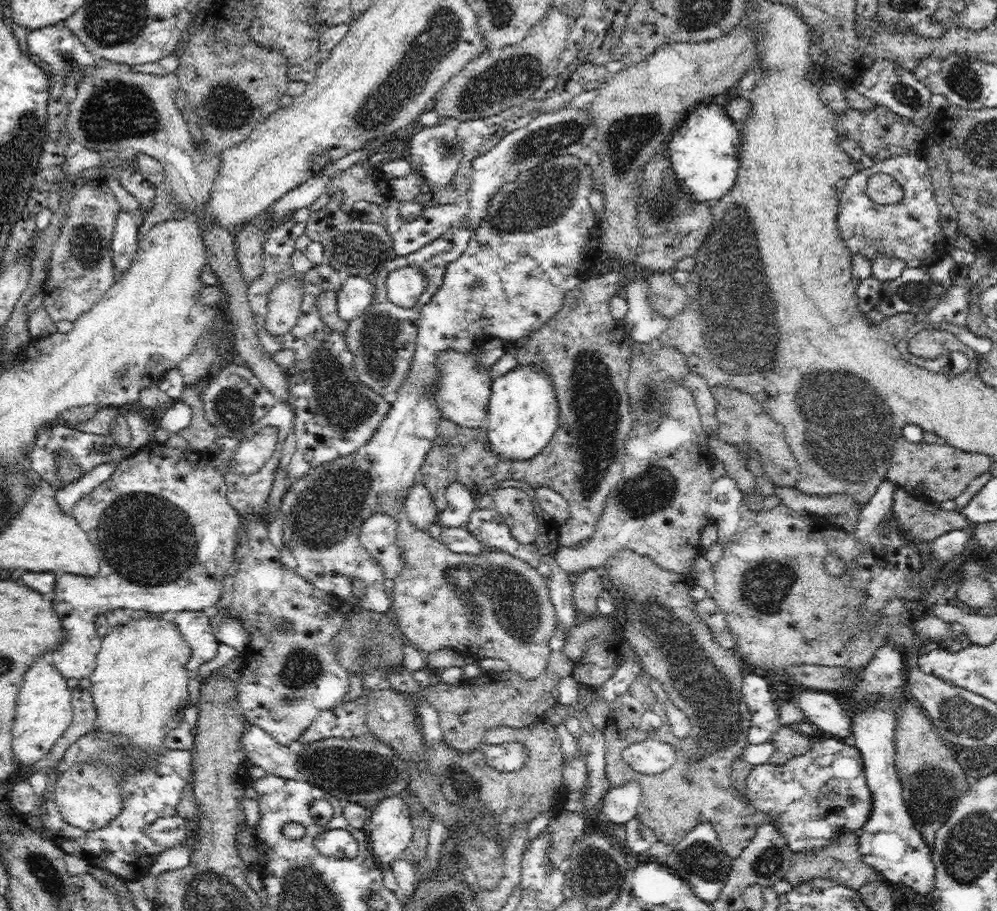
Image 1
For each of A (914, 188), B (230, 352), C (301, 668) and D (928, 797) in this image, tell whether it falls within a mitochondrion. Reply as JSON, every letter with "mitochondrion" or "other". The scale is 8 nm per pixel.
{"A":"other","B":"other","C":"mitochondrion","D":"mitochondrion"}

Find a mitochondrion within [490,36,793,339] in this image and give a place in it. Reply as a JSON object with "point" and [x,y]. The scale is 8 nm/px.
{"point":[538,199]}

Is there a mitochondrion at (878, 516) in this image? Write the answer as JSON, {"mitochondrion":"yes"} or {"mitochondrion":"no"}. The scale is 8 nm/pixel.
{"mitochondrion":"no"}

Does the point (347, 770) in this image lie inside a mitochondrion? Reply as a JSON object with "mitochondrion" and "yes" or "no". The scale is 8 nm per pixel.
{"mitochondrion":"yes"}

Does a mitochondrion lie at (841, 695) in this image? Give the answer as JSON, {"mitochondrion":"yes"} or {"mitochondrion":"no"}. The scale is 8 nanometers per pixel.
{"mitochondrion":"no"}

